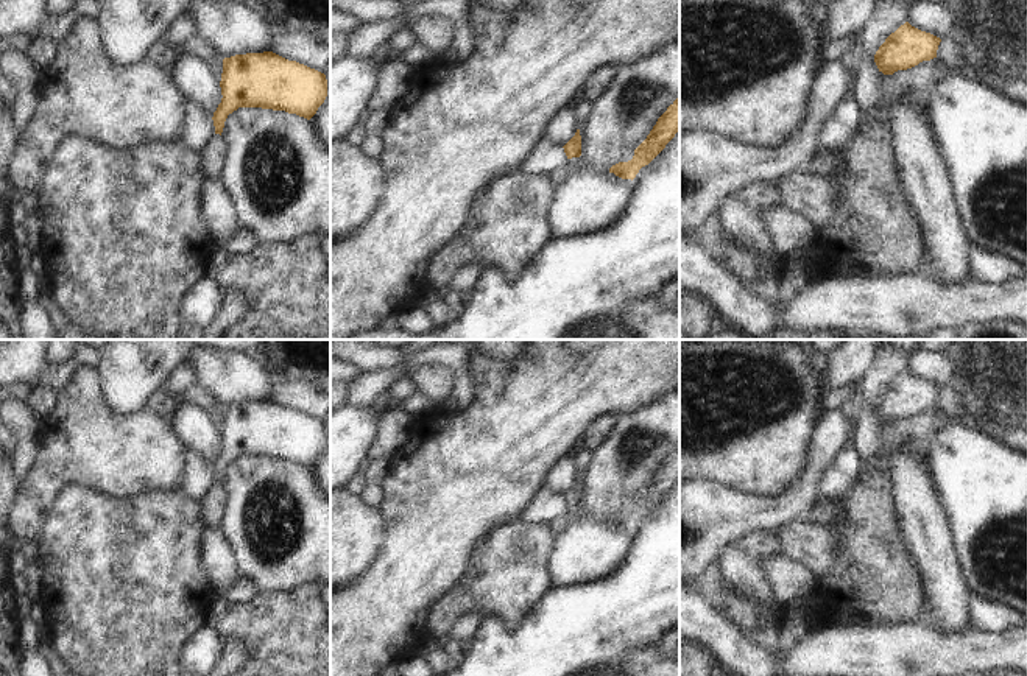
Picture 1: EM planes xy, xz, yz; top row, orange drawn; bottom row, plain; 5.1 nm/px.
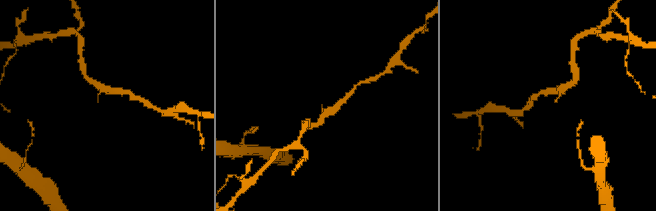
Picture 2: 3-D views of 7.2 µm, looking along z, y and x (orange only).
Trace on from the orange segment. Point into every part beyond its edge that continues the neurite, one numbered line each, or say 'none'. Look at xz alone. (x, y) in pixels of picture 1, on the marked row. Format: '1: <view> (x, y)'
none

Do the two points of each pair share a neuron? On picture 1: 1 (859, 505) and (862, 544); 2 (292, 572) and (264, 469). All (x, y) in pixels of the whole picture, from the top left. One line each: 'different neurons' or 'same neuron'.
1: same neuron
2: same neuron

